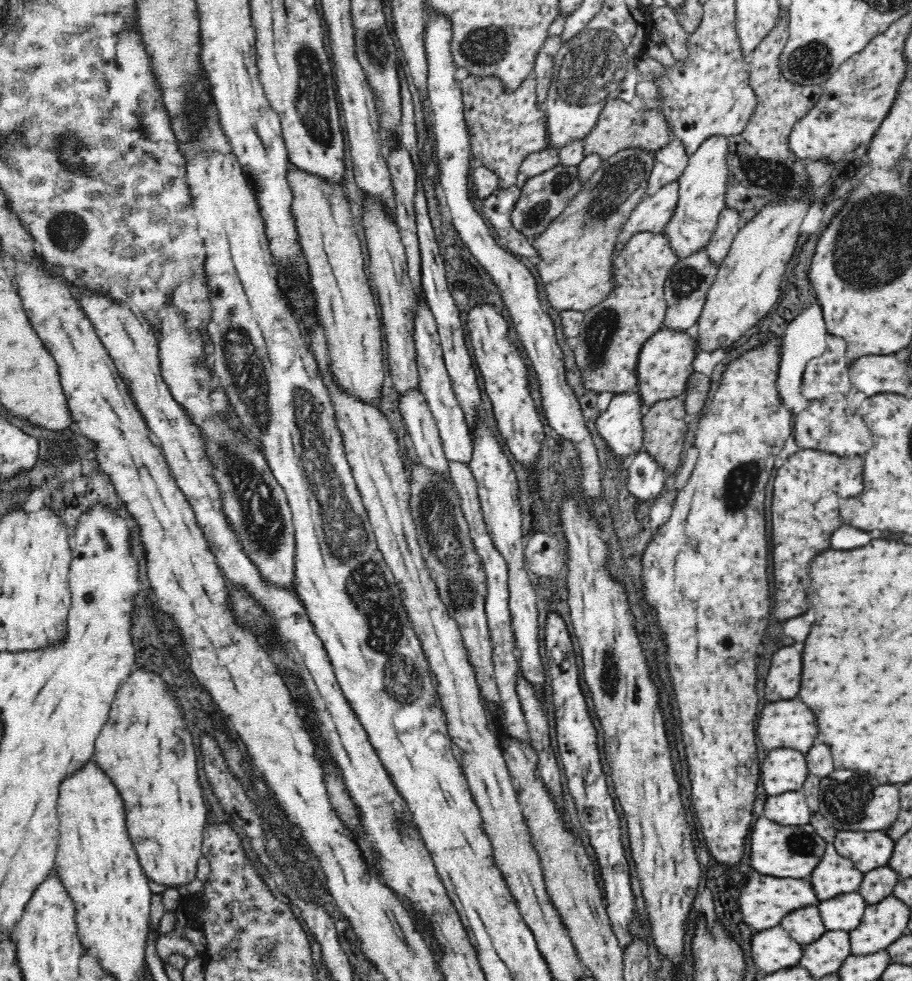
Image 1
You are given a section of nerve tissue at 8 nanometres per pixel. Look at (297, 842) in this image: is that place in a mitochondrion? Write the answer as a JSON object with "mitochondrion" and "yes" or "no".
{"mitochondrion":"no"}

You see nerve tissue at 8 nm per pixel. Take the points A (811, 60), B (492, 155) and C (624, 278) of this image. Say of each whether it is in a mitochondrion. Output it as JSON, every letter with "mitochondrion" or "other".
{"A":"mitochondrion","B":"other","C":"other"}

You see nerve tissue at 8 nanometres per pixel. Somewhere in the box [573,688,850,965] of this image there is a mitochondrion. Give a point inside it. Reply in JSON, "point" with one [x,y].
{"point":[800,844]}

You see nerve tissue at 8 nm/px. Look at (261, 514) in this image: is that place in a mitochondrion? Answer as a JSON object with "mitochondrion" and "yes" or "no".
{"mitochondrion":"yes"}

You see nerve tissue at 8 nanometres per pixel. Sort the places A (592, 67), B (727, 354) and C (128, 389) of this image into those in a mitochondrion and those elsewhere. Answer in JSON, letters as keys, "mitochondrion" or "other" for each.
{"A":"mitochondrion","B":"other","C":"other"}

